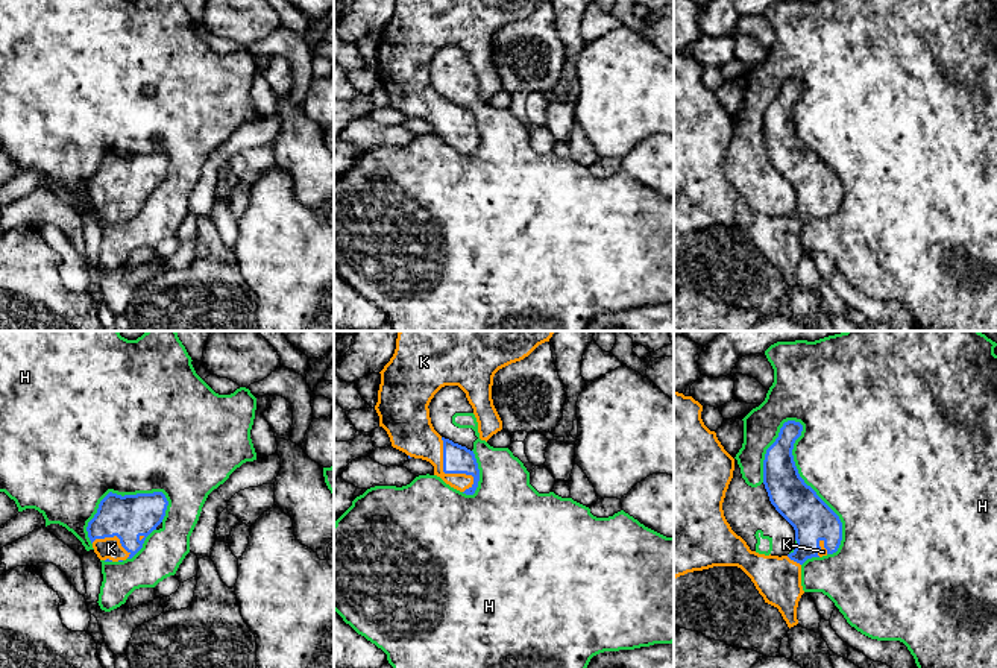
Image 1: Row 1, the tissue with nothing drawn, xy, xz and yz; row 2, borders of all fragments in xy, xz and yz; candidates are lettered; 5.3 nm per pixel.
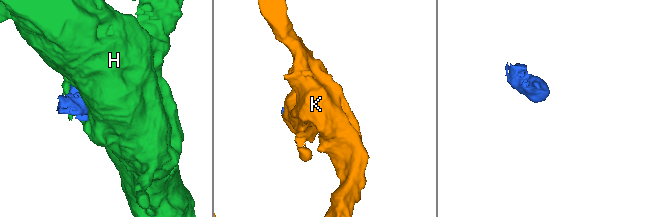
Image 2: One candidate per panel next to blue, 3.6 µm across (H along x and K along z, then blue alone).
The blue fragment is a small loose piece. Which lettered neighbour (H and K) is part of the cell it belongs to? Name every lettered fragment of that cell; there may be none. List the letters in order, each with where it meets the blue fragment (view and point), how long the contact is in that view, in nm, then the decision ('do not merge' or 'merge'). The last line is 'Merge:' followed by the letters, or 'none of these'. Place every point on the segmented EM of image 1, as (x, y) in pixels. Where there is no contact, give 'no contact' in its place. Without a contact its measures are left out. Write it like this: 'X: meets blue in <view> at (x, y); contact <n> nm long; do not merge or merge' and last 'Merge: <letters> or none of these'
H: meets blue in yz at (805, 483); contact 750 nm long; do not merge
K: meets blue in xz at (449, 472); contact 320 nm long; merge
Merge: K

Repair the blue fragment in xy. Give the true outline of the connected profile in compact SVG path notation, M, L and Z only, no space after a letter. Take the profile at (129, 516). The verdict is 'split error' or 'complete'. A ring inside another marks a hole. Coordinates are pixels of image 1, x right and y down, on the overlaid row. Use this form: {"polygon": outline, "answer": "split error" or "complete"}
{"polygon": "M109 492L86 527L97 557L105 562L132 559L162 522L167 506L162 492L124 496Z", "answer": "split error"}

